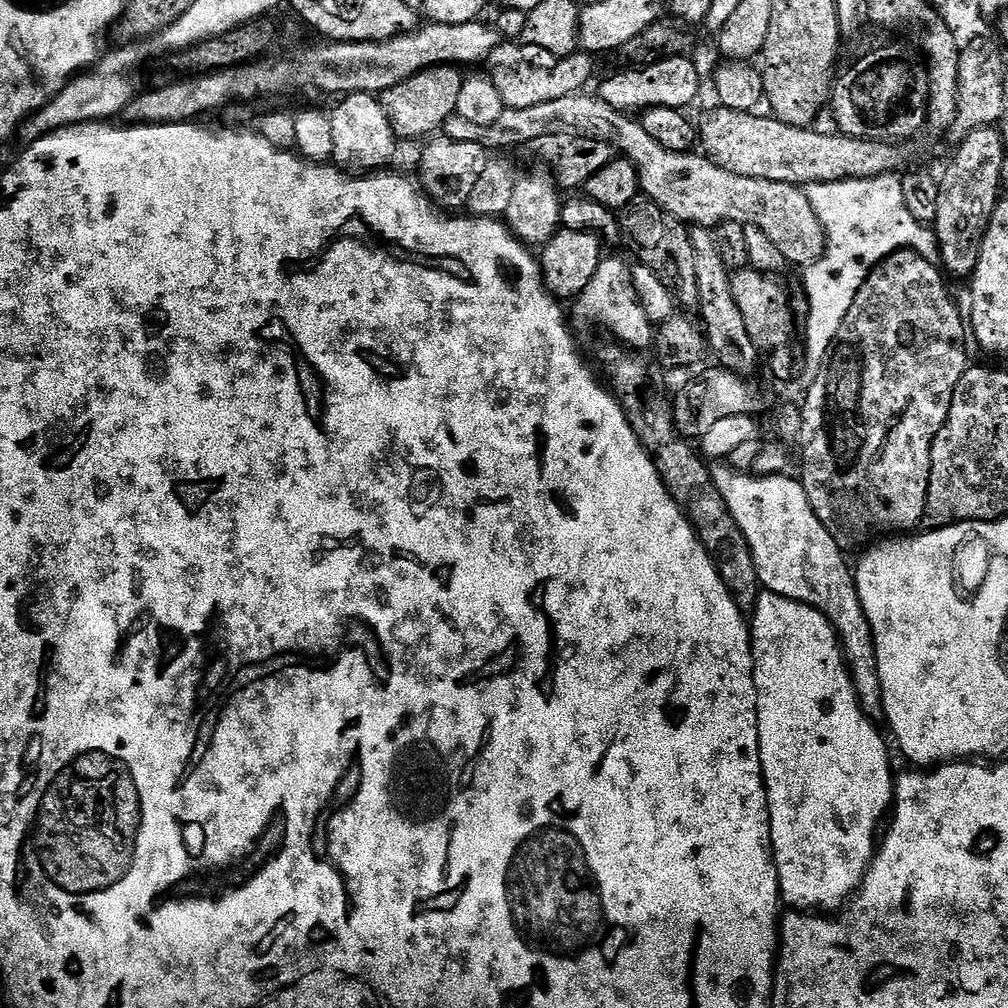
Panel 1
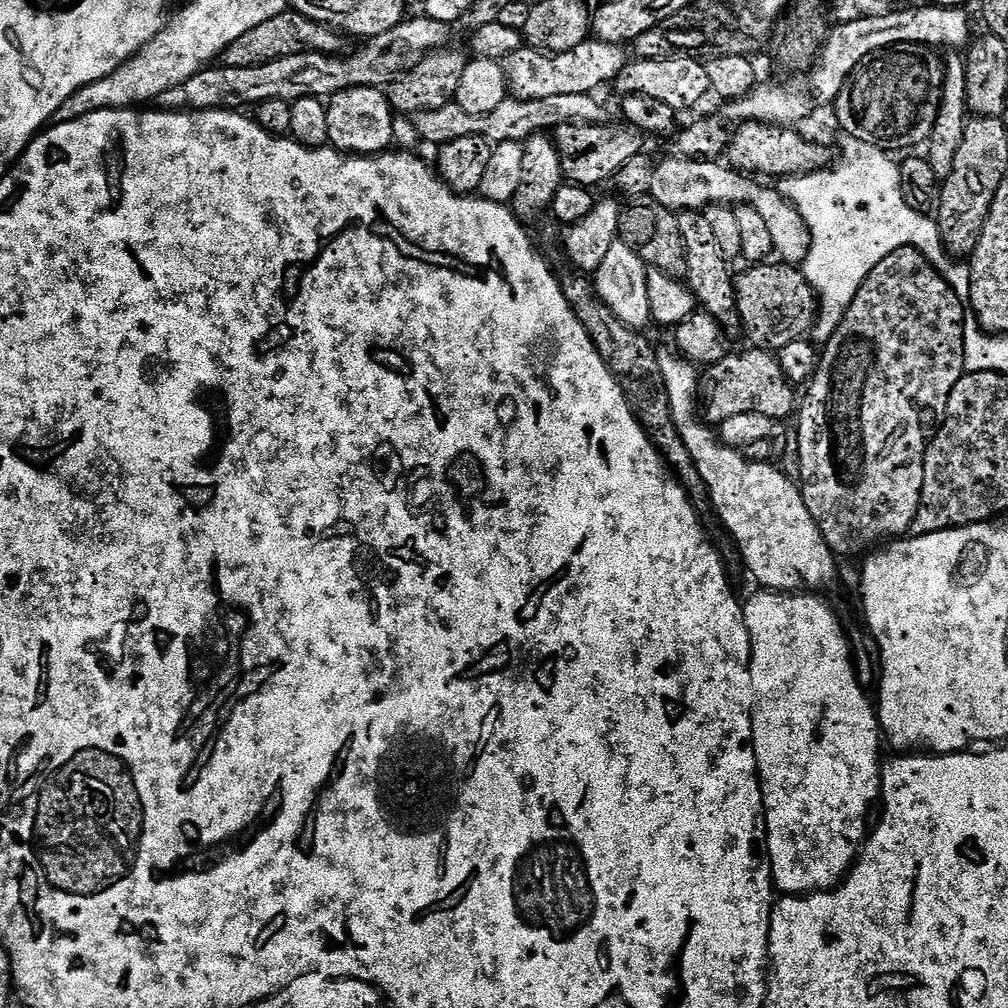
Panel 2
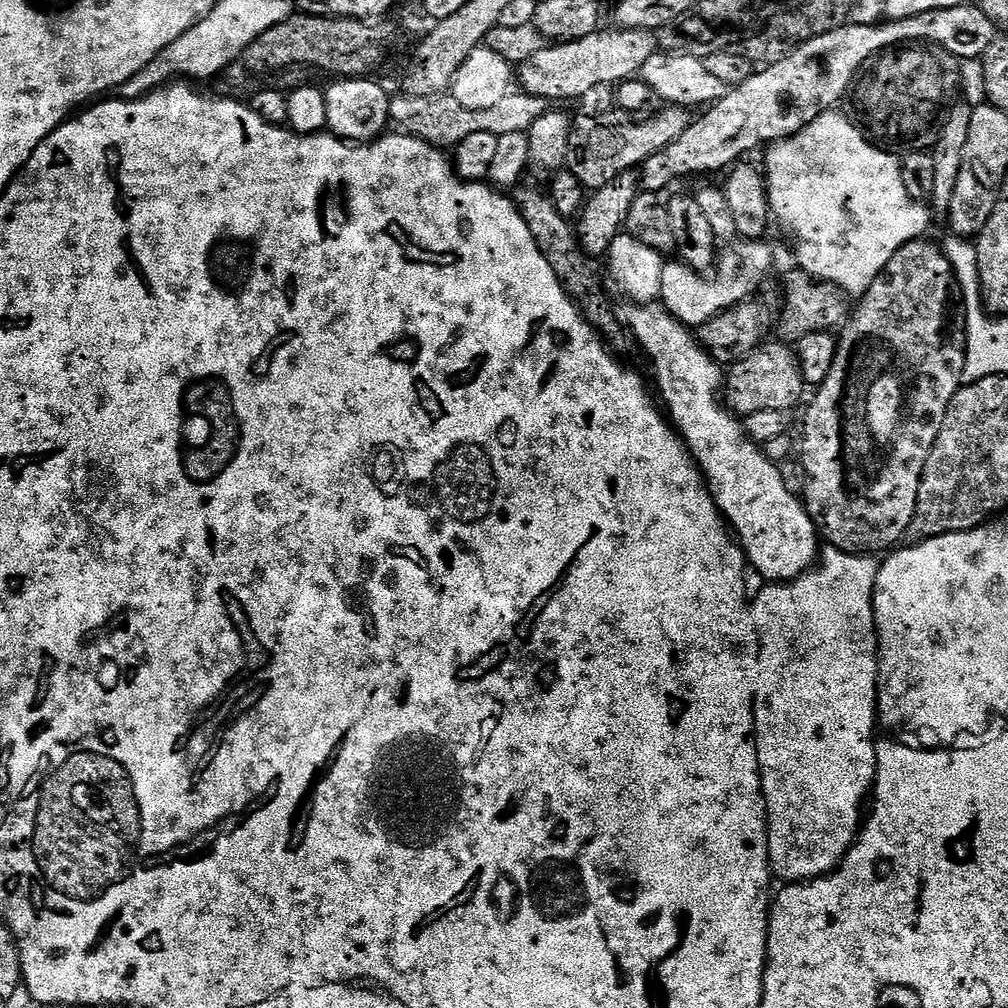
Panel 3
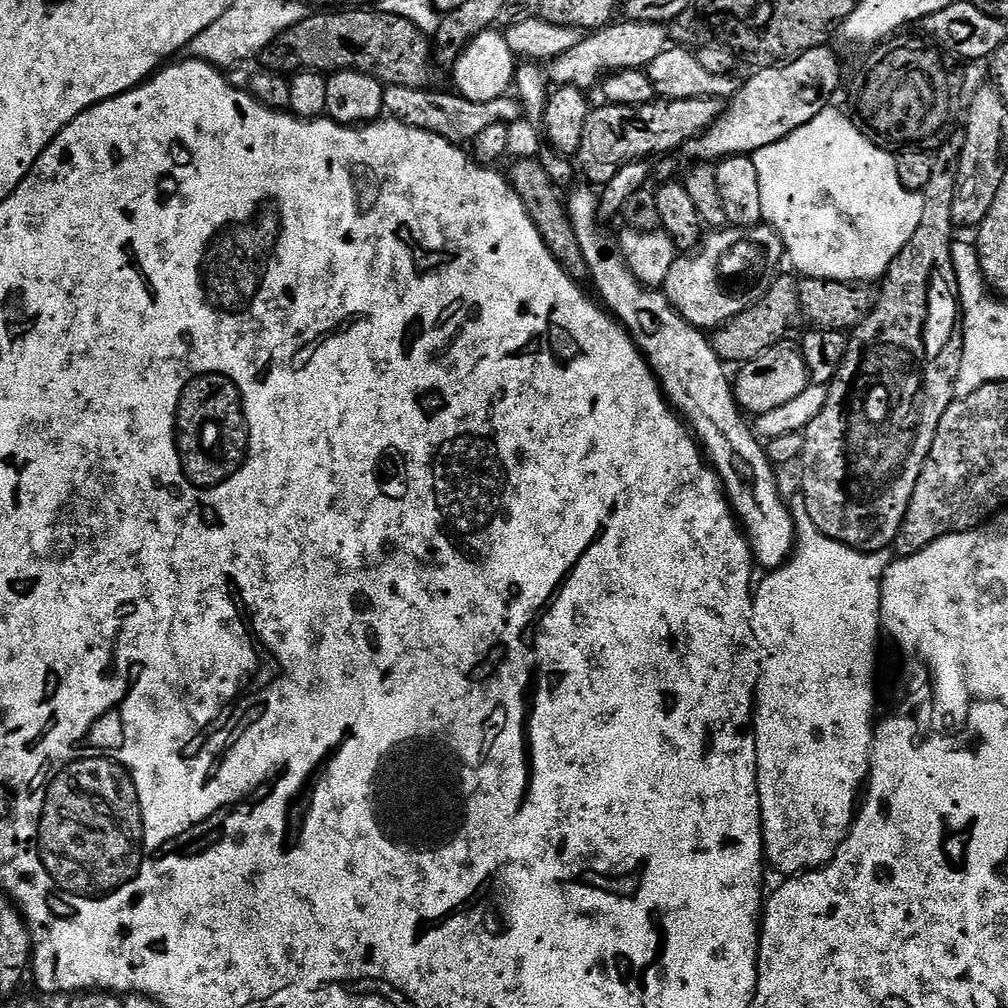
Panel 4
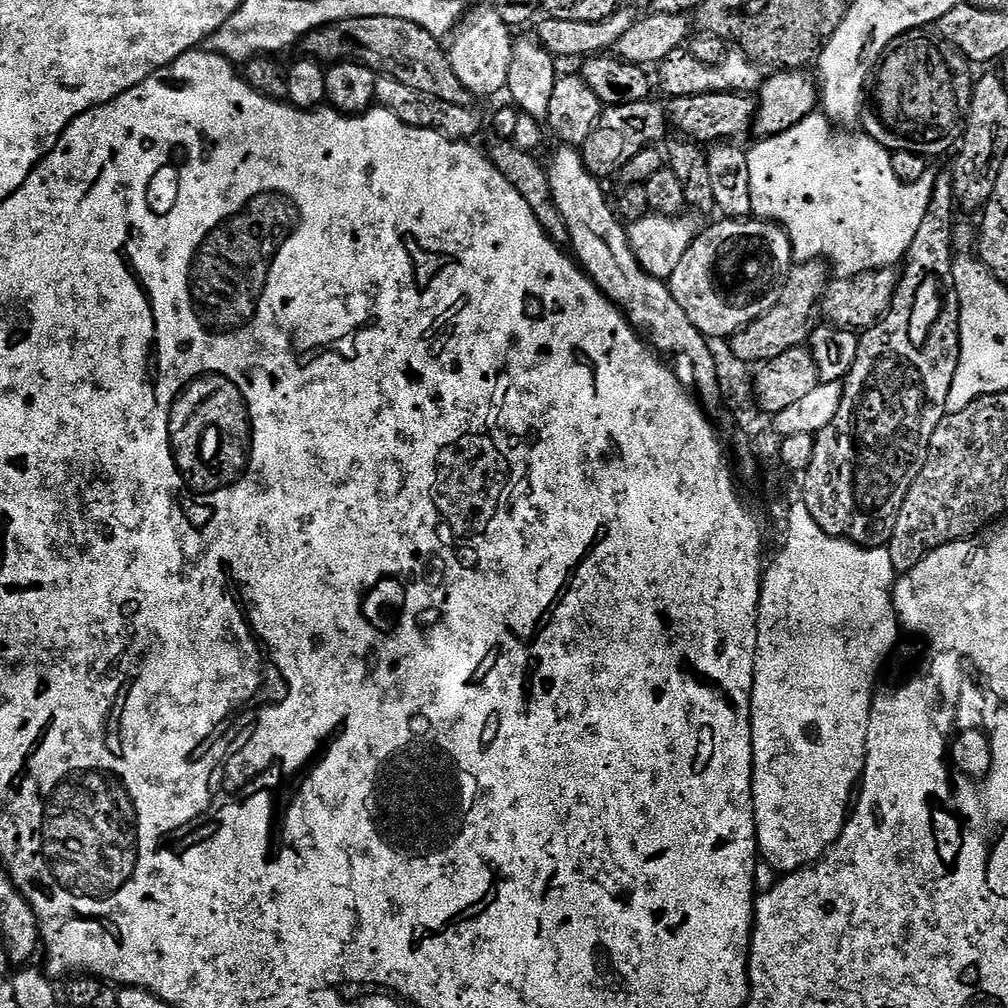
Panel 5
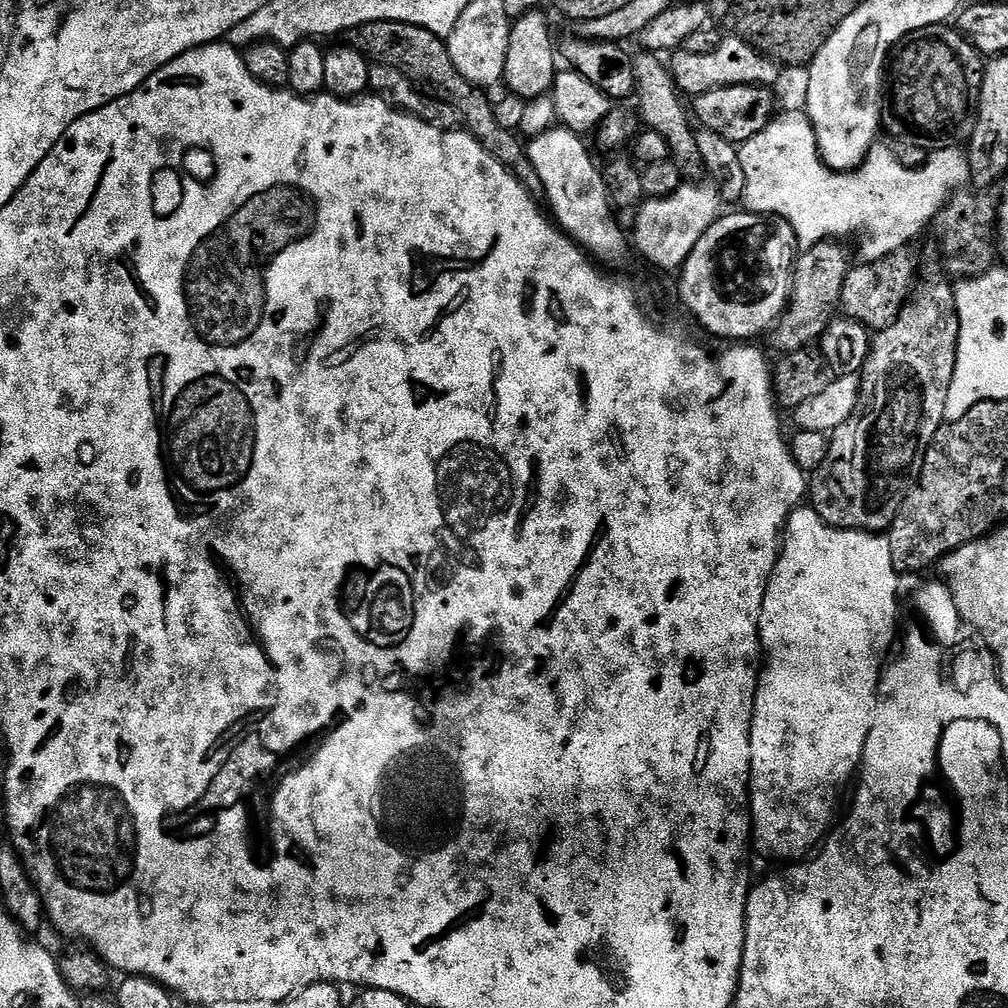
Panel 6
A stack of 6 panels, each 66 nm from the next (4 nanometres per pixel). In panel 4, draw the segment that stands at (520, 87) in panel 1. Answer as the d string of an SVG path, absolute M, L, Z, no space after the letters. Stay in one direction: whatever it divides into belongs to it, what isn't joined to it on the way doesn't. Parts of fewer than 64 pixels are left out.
M627 18L621 19L621 21L621 24L612 22L607 27L591 31L585 35L584 40L578 46L574 46L574 50L566 50L566 54L562 54L558 59L551 61L551 83L556 86L574 86L585 90L591 90L592 87L595 89L604 77L611 73L634 70L635 68L647 69L648 65L654 62L654 58L658 58L658 54L662 54L670 46L667 32L669 29L665 25L654 22L634 22Z

